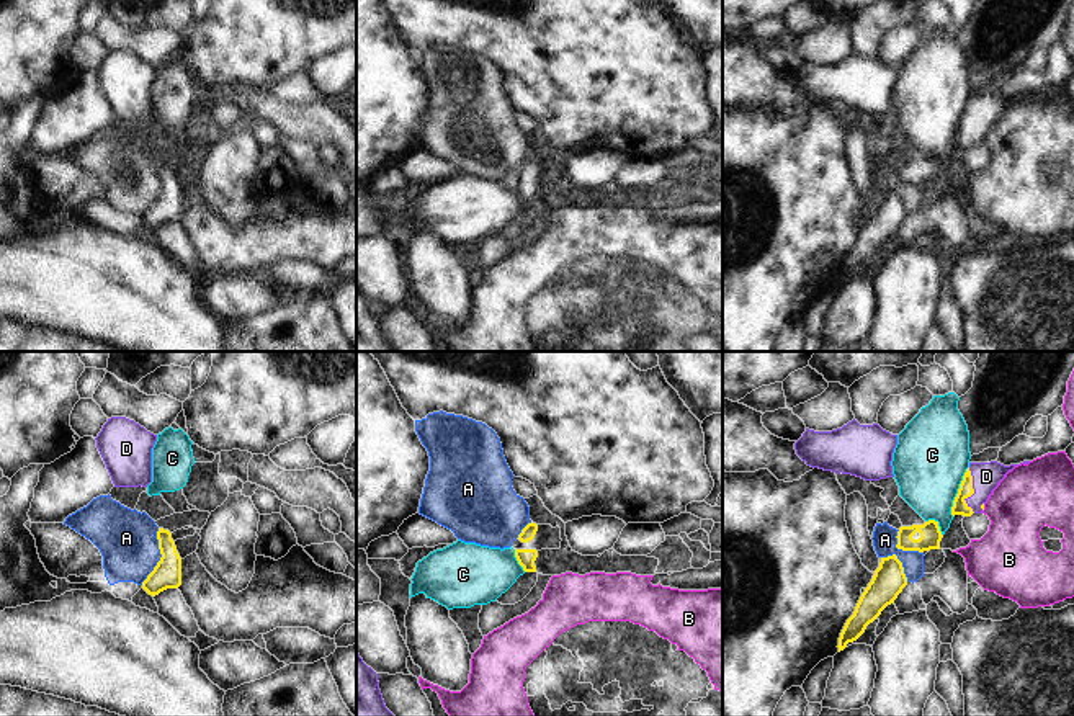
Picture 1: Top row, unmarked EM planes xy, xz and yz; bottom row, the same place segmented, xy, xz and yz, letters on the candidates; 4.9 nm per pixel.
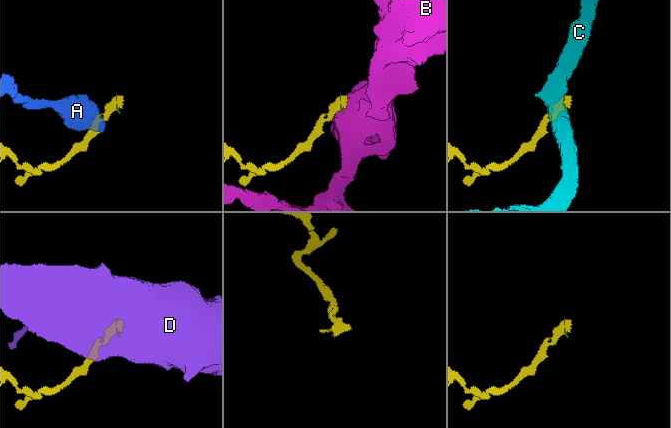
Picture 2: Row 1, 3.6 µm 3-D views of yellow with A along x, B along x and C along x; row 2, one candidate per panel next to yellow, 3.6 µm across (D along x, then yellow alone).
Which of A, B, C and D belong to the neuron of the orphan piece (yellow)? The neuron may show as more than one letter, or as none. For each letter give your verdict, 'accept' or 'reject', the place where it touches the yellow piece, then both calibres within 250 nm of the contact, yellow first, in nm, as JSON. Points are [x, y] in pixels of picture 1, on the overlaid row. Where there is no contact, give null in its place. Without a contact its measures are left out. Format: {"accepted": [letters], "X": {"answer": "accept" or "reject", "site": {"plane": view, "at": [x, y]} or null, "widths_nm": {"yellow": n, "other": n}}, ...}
{"accepted": ["D"], "A": {"answer": "reject", "site": {"plane": "xy", "at": [162, 556]}, "widths_nm": {"yellow": 140, "other": 300}}, "B": {"answer": "reject", "site": {"plane": "yz", "at": [983, 507]}, "widths_nm": {"yellow": 20, "other": 320}}, "C": {"answer": "reject", "site": {"plane": "yz", "at": [958, 491]}, "widths_nm": {"yellow": 80, "other": 360}}, "D": {"answer": "accept", "site": {"plane": "yz", "at": [973, 491]}, "widths_nm": {"yellow": 80, "other": 140}}}

